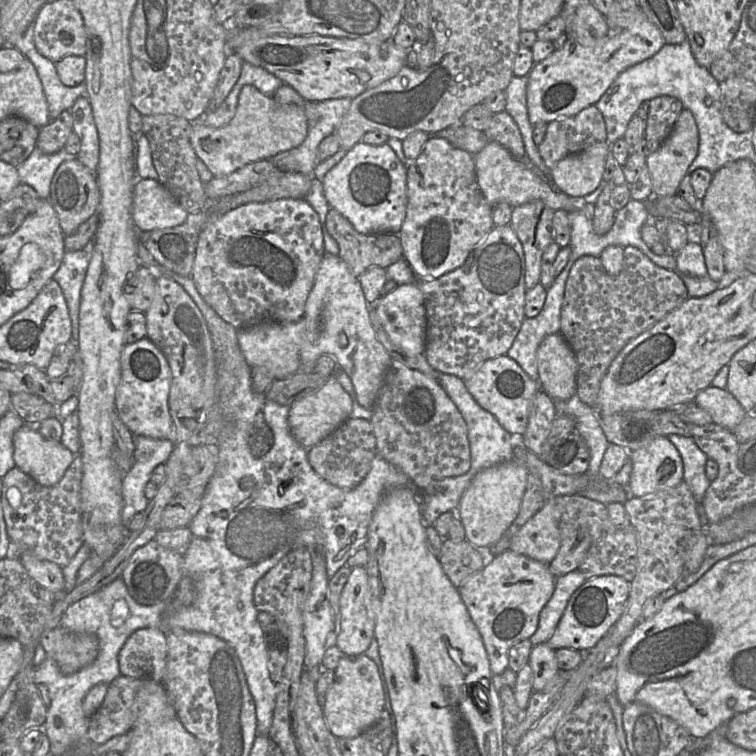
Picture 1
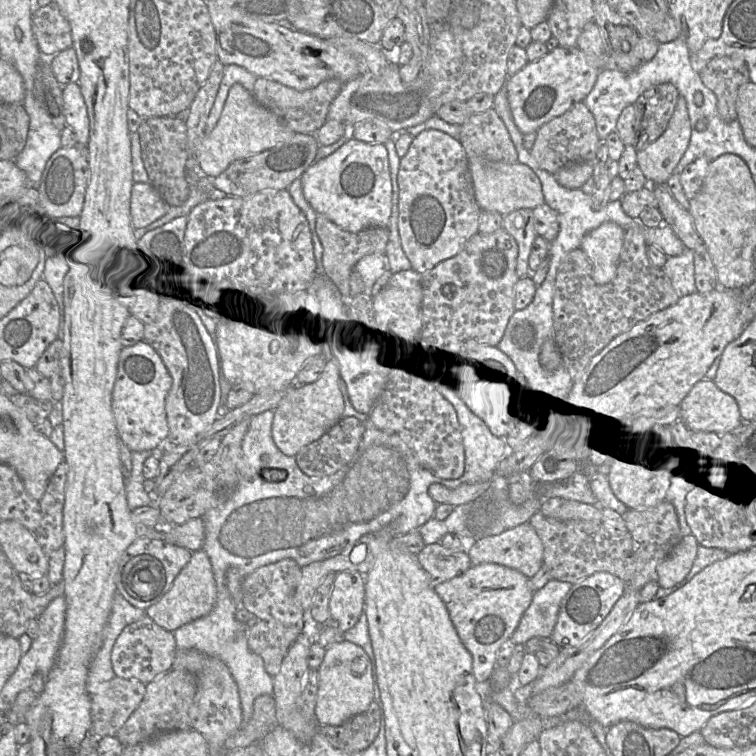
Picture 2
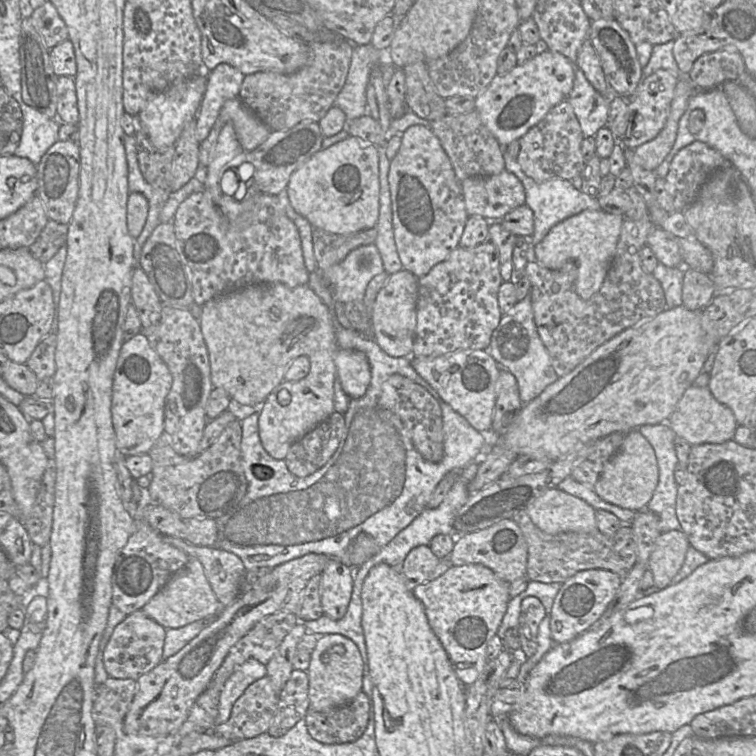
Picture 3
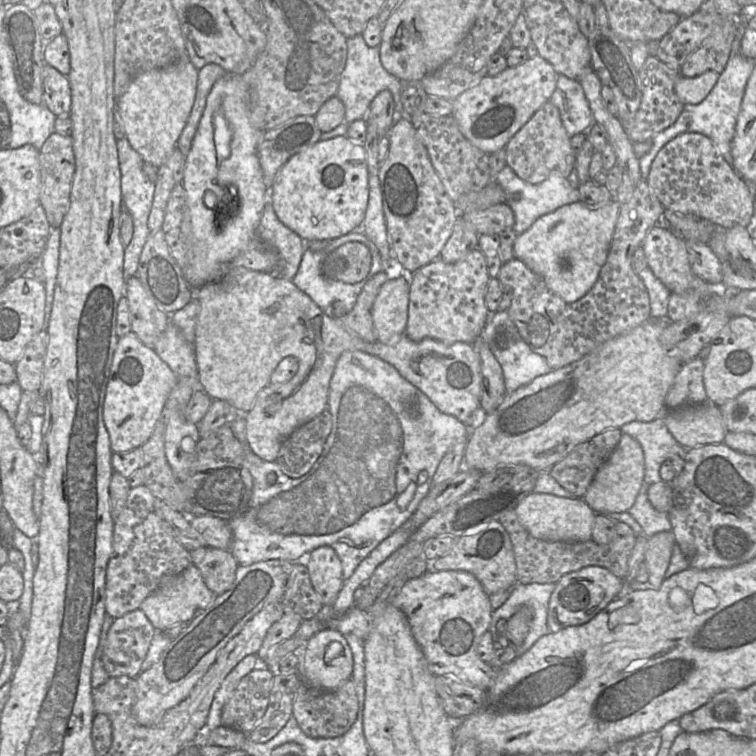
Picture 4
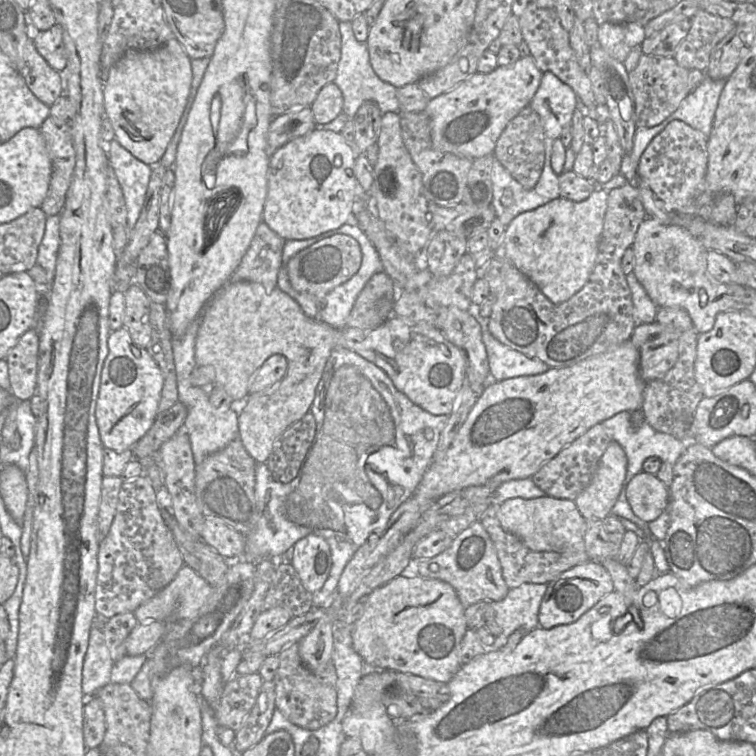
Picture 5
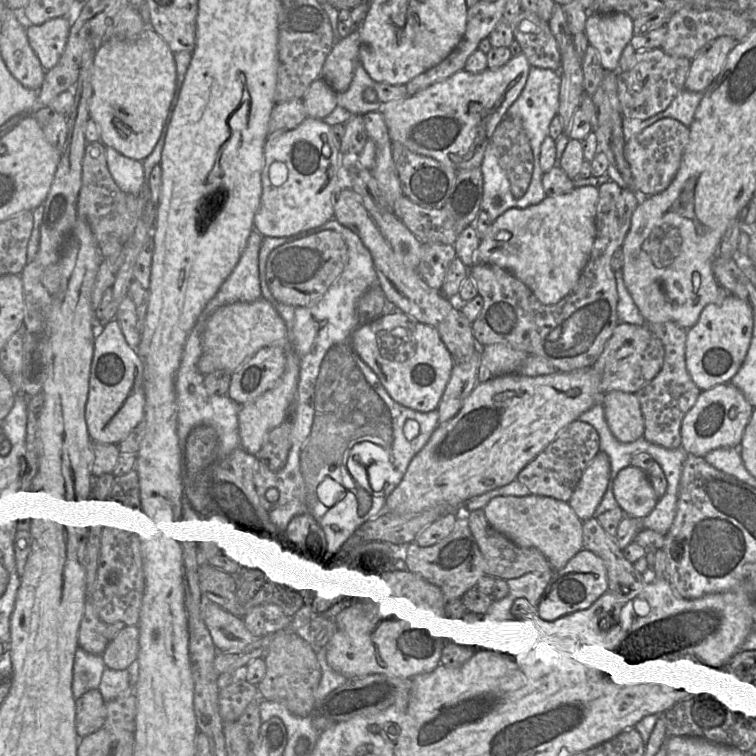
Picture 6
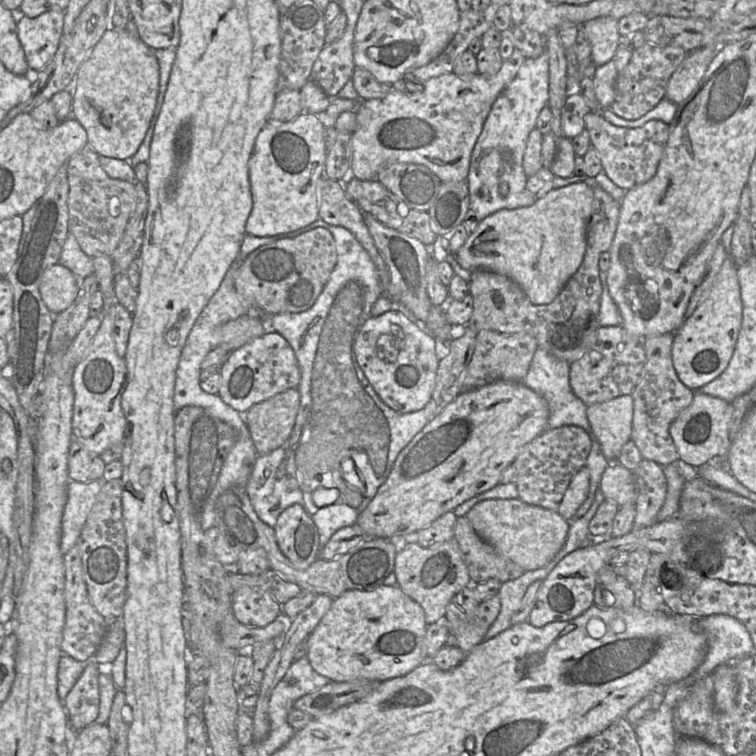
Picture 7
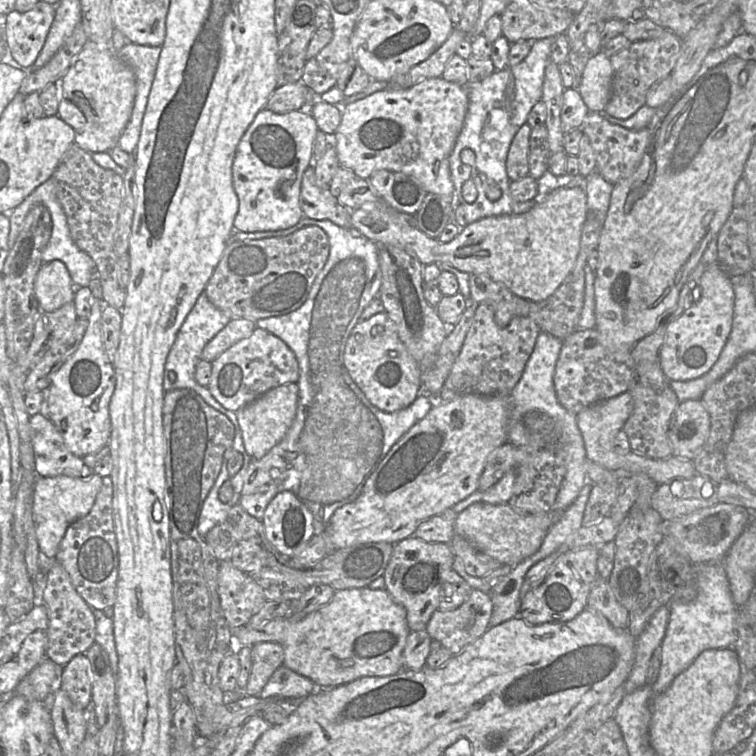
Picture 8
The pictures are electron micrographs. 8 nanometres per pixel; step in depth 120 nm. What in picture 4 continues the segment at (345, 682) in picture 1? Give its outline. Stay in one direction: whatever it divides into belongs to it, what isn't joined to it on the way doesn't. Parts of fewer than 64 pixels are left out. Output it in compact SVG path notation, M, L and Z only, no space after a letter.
M324 628L306 640L299 653L298 675L309 686L325 691L337 689L351 679L353 656L345 638L335 630Z

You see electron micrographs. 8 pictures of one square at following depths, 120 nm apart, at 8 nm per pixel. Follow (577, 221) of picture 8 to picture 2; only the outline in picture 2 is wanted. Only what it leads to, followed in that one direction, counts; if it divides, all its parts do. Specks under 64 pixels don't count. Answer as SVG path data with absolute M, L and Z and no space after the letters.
M604 222L583 238L580 248L592 264L592 278L597 285L611 282L617 271L624 241L624 230L614 222Z

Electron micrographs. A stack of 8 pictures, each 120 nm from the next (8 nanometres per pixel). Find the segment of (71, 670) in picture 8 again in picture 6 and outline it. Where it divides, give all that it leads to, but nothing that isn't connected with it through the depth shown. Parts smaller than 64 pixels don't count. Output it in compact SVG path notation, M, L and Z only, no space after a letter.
M99 689L85 692L76 699L76 731L84 737L104 727L105 701Z

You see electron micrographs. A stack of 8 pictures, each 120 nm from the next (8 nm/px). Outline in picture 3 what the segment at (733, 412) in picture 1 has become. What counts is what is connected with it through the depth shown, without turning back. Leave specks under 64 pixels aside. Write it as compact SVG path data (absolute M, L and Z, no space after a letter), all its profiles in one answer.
M690 386L678 401L667 423L674 433L690 445L720 444L733 439L738 423L733 411L717 401L709 387Z

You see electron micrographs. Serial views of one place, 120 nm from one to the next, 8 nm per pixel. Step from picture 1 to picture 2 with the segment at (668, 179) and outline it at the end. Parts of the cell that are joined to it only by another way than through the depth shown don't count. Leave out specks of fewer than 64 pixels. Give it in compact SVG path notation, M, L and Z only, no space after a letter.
M679 95L673 115L663 134L645 149L637 151L637 166L647 181L665 185L687 150L691 131L686 100Z

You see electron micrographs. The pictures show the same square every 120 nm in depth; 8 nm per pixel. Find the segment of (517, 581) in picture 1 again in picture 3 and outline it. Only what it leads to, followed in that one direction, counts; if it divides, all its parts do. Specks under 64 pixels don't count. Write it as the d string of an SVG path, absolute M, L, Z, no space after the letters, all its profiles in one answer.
M467 564L451 566L437 579L412 589L414 597L423 604L428 623L446 651L455 674L463 685L473 684L486 666L488 642L497 634L508 602L511 599L509 584L483 565Z

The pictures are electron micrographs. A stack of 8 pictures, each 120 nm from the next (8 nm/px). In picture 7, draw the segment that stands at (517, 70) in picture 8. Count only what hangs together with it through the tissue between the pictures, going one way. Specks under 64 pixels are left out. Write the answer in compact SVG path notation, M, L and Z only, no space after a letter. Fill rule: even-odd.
M545 50L537 58L526 58L515 78L506 86L494 101L484 122L483 129L471 154L469 172L466 182L469 187L469 210L481 221L501 209L516 209L533 205L537 198L526 188L527 176L523 169L523 156L529 133L536 128L540 111L548 105L549 99L549 61ZM504 182L509 186L506 196L499 194L499 185Z

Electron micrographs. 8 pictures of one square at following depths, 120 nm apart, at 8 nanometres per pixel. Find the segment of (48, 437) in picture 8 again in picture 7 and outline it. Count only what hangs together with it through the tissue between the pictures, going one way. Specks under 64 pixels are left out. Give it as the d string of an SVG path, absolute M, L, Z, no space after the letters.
M72 443L68 455L70 481L89 482L102 480L106 464L100 455L93 454Z

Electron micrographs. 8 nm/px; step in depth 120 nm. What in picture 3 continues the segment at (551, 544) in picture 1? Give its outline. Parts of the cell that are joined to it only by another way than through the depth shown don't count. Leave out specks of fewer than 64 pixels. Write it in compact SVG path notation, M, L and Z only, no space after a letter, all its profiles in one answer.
M512 519L503 520L489 528L456 537L452 553L448 557L451 566L480 564L491 569L500 579L511 583L526 577L527 543L521 529Z

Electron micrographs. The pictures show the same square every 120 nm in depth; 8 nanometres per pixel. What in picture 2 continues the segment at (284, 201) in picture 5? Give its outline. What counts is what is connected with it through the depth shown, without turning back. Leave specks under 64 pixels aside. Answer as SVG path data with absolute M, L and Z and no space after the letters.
M351 138L326 158L312 163L299 179L310 206L340 228L350 233L387 228L392 212L392 182L383 144Z

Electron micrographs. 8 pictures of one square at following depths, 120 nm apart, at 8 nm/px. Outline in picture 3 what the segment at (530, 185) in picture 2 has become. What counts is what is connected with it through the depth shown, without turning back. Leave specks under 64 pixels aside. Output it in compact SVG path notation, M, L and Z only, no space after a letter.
M502 170L489 177L471 177L462 183L466 211L489 220L500 220L525 204L525 189L513 173Z

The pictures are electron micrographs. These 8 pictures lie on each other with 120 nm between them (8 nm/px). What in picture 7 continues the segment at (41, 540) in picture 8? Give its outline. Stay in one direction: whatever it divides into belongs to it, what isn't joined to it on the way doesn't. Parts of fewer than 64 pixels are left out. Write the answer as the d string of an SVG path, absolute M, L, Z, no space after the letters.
M103 480L70 481L61 524L60 550L63 554L76 545L82 528L100 493Z

